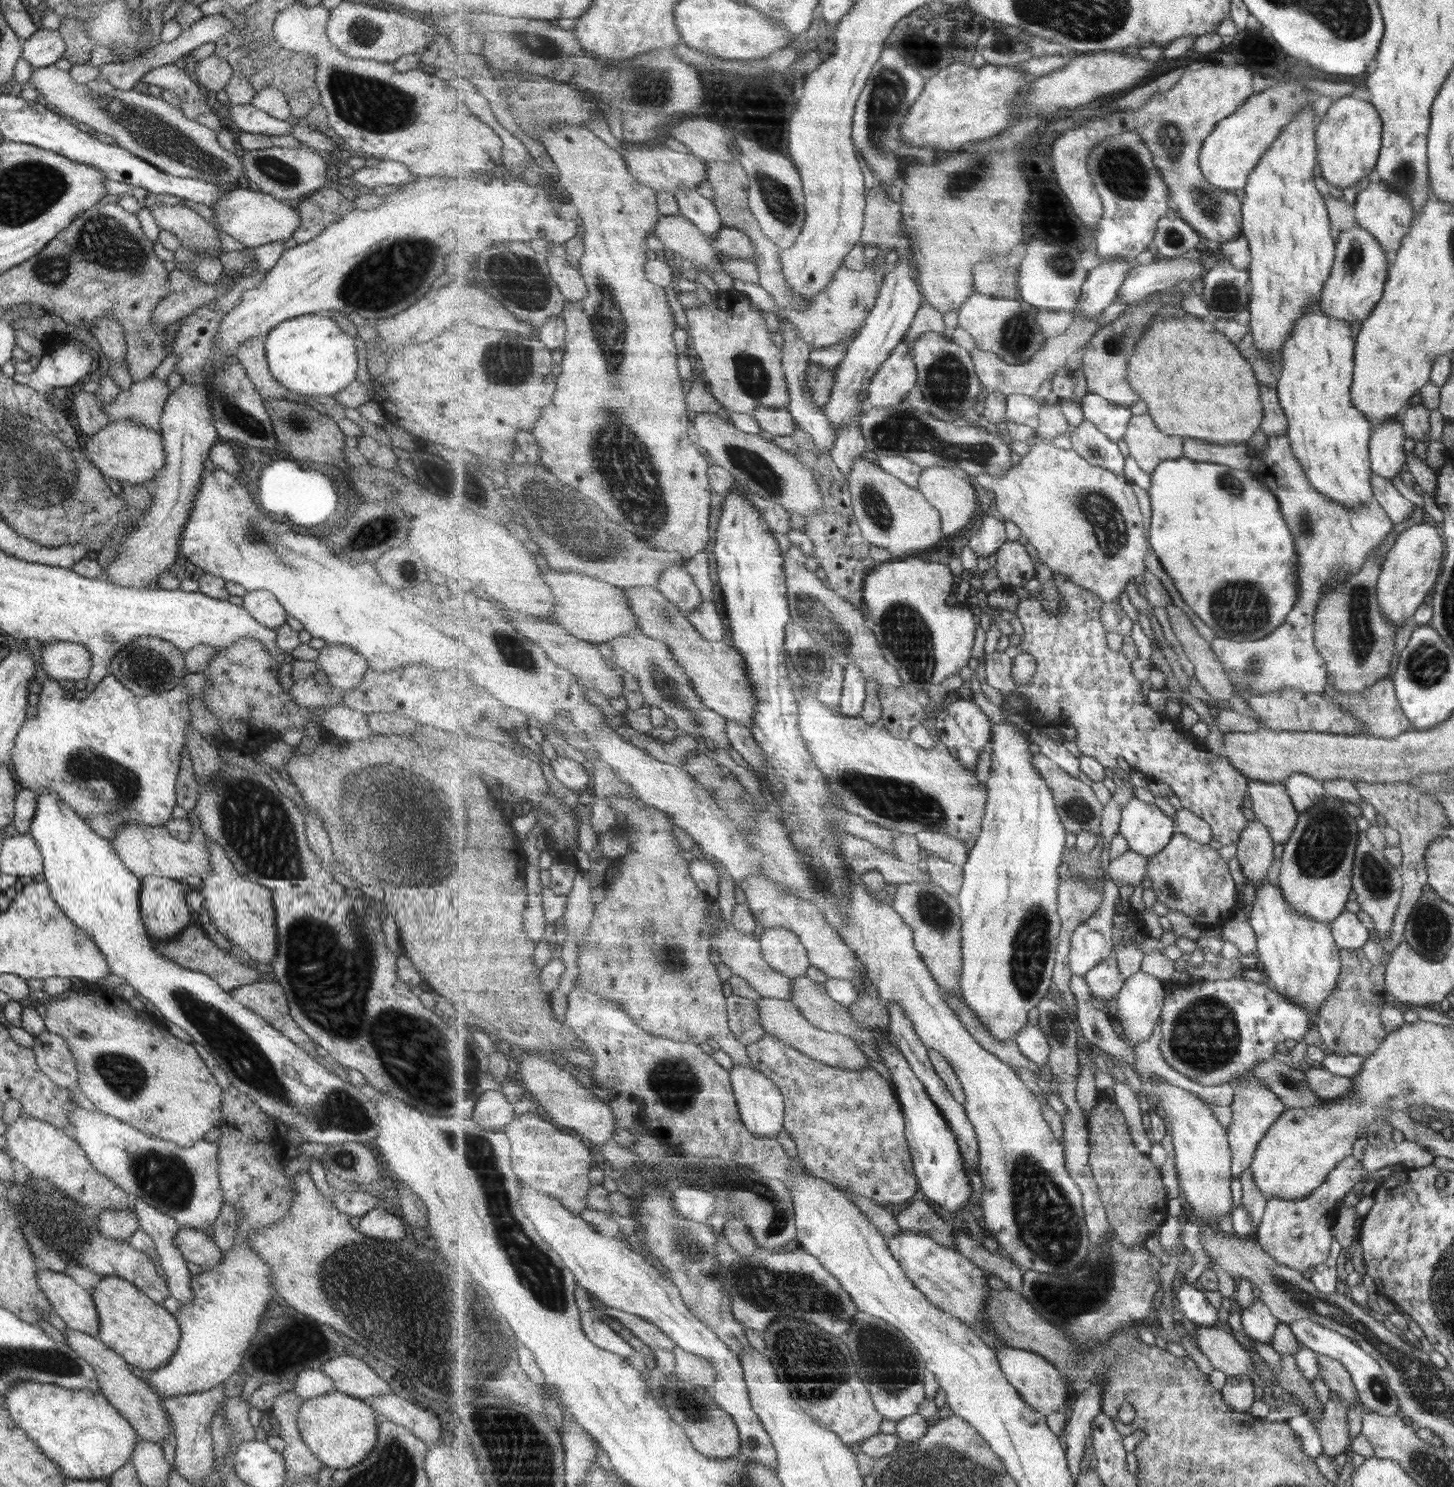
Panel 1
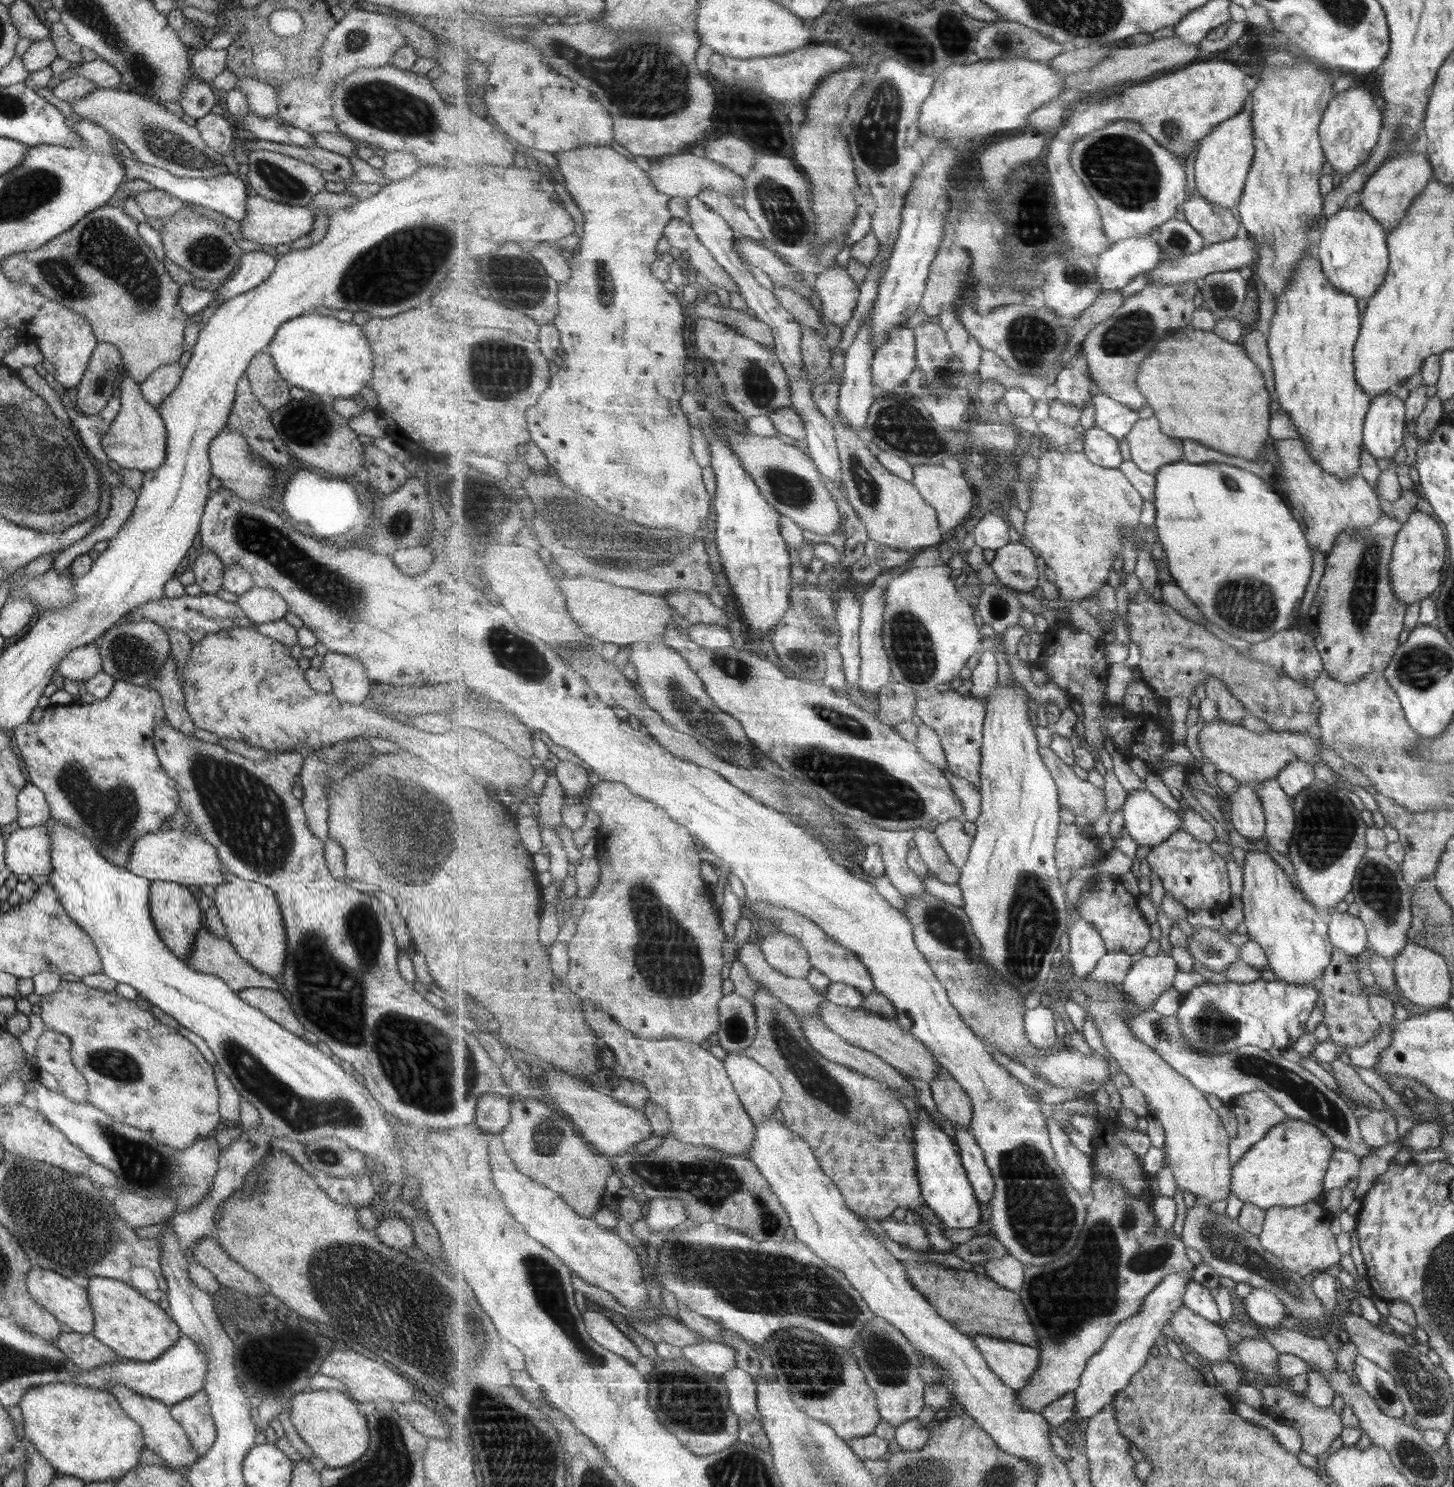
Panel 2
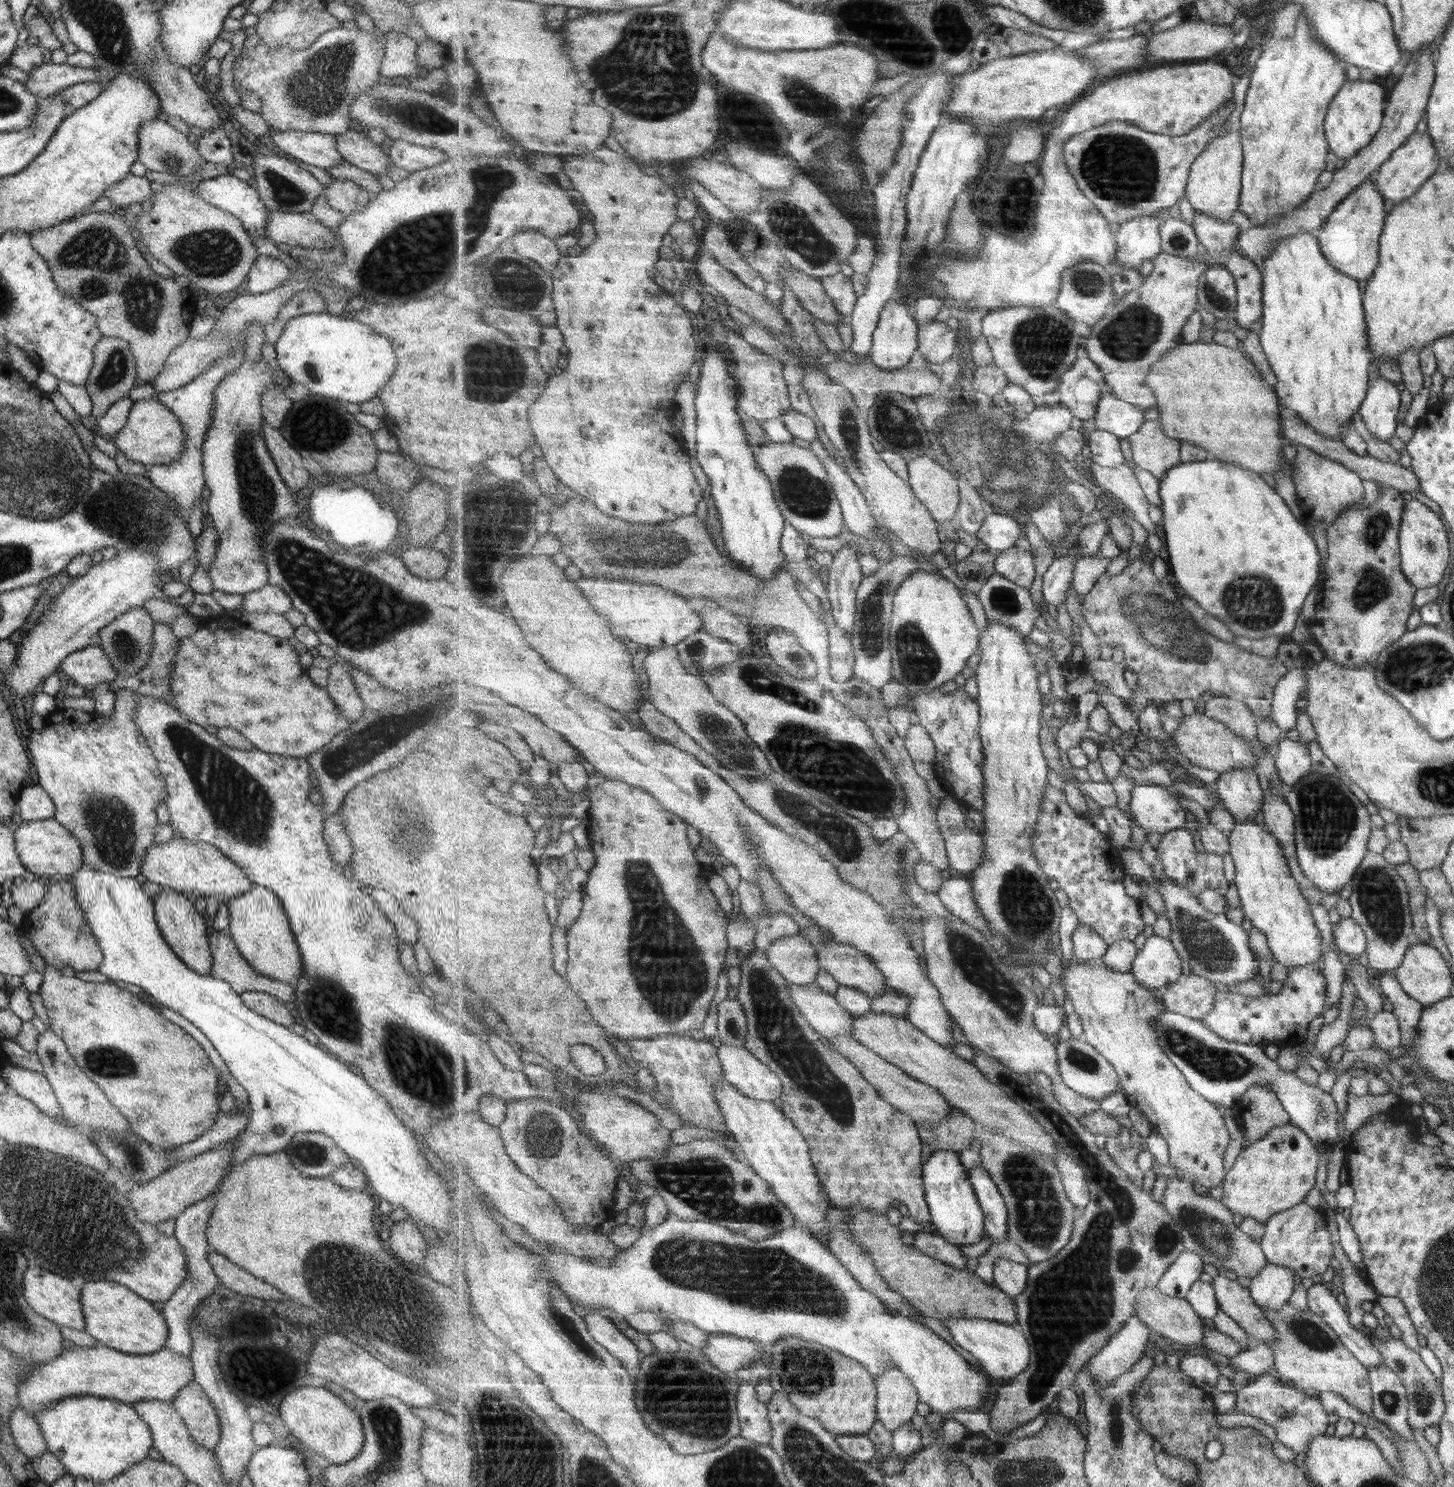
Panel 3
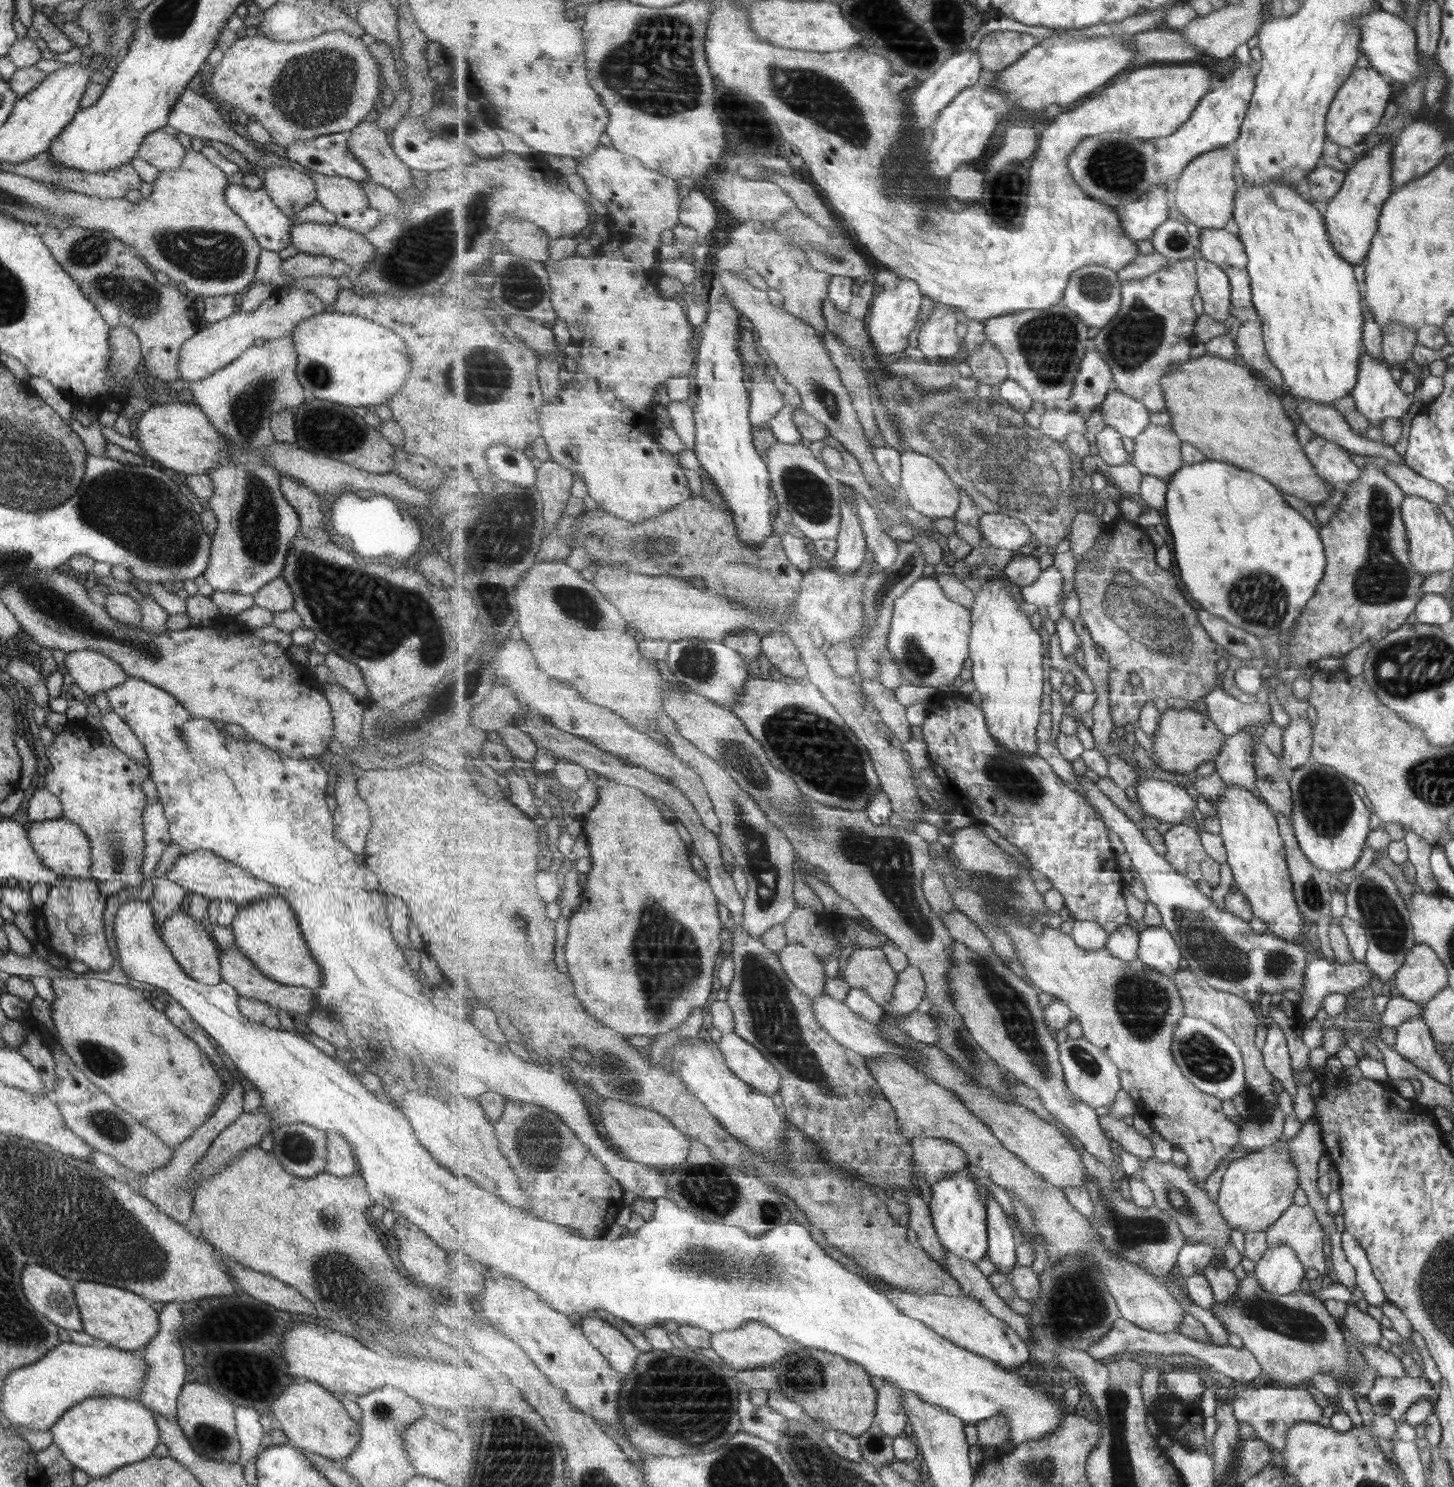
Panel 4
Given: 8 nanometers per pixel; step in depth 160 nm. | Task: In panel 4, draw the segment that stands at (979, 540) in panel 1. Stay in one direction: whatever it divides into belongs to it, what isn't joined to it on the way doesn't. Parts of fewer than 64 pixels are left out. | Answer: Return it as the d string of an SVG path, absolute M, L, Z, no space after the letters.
M982 513L980 530L986 543L995 548L1017 551L1025 544L1035 544L1035 536L1028 524L1013 516Z

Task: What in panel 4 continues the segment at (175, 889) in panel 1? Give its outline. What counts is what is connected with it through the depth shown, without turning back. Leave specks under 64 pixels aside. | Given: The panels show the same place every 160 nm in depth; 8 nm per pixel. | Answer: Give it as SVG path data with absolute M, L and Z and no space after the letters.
M177 910L169 914L161 922L160 939L170 950L175 962L189 975L191 980L201 982L205 986L215 986L221 982L218 952L215 950L215 942L211 935L205 932L199 921L188 914L181 914Z

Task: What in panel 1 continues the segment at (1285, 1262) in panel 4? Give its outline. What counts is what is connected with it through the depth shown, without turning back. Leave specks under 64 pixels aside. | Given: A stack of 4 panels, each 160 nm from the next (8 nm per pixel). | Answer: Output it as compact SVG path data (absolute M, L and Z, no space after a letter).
M1254 1298L1251 1306L1242 1309L1242 1327L1251 1341L1269 1344L1275 1327L1279 1323L1270 1310L1258 1299Z

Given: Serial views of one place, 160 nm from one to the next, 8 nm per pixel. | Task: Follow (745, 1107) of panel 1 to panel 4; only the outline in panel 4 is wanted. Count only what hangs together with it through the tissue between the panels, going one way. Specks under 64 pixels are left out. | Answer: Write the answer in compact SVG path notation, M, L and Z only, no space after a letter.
M734 1031L723 1034L718 1047L724 1054L727 1066L741 1080L771 1097L780 1094L781 1073L756 1046Z

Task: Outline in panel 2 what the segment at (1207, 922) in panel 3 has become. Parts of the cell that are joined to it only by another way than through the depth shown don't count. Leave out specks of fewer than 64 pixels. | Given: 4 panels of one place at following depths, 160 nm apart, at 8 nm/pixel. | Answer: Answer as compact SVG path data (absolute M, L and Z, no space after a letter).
M1193 928L1193 936L1190 938L1190 943L1187 948L1187 951L1198 960L1201 964L1203 964L1207 969L1219 972L1219 974L1225 974L1224 970L1227 970L1229 966L1233 963L1242 961L1241 958L1241 947L1237 948L1235 944L1232 944L1225 937L1225 930L1222 928L1217 931L1212 930L1211 928L1201 928L1195 929Z

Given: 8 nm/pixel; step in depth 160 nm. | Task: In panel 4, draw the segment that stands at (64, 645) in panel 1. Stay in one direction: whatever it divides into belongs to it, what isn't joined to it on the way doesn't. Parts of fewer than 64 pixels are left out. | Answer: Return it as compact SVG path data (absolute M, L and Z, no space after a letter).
M89 650L67 653L64 665L79 690L90 697L96 692L119 687L127 678L116 662Z

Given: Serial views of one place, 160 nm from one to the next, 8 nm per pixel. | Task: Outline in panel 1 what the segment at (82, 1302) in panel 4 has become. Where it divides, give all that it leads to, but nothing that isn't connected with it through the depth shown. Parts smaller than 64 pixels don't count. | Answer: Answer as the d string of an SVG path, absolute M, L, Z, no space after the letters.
M103 1276L91 1293L99 1322L96 1336L99 1342L119 1354L129 1366L143 1371L155 1371L171 1361L180 1338L180 1329L172 1314L118 1276Z

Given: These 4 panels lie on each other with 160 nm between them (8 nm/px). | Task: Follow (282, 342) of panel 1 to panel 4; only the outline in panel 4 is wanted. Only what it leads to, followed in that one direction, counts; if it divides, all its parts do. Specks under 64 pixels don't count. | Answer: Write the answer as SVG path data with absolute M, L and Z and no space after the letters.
M331 310L301 319L292 328L290 341L297 360L295 375L299 385L317 399L345 406L383 404L405 384L411 368L408 352L393 332L353 314Z

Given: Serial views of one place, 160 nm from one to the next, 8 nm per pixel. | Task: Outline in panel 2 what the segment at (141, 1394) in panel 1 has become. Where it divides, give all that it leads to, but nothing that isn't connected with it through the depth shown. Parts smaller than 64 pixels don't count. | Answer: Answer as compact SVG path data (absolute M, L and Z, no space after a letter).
M113 1383L110 1394L119 1404L121 1411L137 1426L140 1426L144 1446L151 1449L161 1462L166 1462L171 1471L189 1468L189 1466L193 1466L193 1462L197 1462L199 1456L196 1456L190 1449L185 1431L171 1418L169 1408L165 1404L145 1396L139 1396L121 1383Z

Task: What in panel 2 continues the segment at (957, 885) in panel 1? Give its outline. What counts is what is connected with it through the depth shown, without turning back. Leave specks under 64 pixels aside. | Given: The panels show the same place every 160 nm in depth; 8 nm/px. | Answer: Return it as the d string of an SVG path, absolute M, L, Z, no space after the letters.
M918 826L914 829L913 842L909 843L910 850L916 848L929 868L932 876L949 885L959 885L962 869L951 863L947 852L939 844L938 836L928 826Z

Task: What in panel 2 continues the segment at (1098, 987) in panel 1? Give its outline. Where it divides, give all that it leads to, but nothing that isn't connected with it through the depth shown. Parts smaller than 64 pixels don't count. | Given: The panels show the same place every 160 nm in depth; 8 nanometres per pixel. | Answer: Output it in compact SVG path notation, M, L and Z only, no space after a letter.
M1108 952L1101 958L1095 970L1091 974L1088 974L1088 976L1091 976L1091 979L1095 979L1099 983L1123 985L1133 963L1131 954L1127 954L1126 952Z

